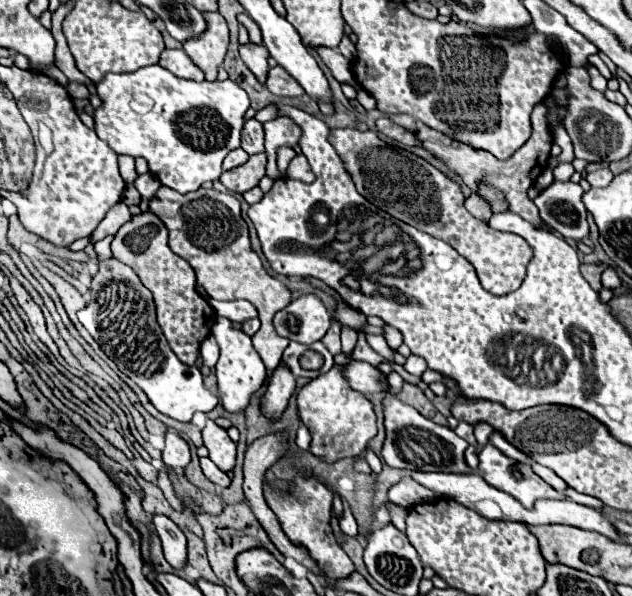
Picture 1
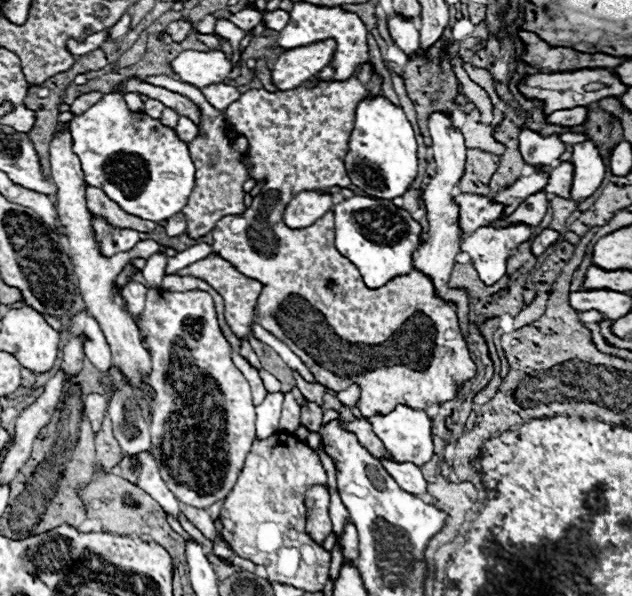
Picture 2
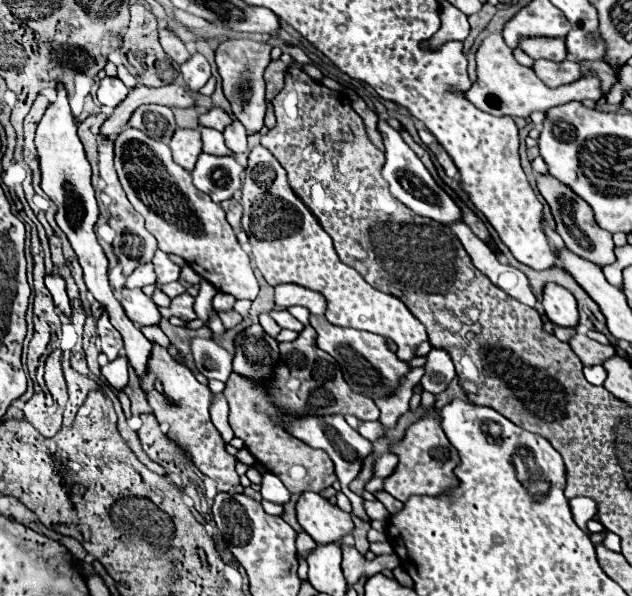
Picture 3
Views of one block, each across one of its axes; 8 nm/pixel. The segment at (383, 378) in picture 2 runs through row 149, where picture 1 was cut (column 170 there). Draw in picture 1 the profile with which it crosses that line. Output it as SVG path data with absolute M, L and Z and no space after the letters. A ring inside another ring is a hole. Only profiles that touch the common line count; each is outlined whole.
M150 210L132 216L112 240L112 256L134 268L144 286L154 294L158 324L174 350L174 354L188 366L194 366L200 356L200 344L210 336L216 322L212 306L196 292L196 276L190 264L168 248L166 226Z

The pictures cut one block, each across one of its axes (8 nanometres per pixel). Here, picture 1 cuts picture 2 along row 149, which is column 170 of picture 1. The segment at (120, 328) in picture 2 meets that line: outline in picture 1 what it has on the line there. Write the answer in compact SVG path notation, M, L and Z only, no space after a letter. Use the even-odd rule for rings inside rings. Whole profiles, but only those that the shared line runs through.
M164 50L160 54L158 64L178 78L188 78L188 80L196 80L196 82L204 80L202 70L186 56L184 50Z

